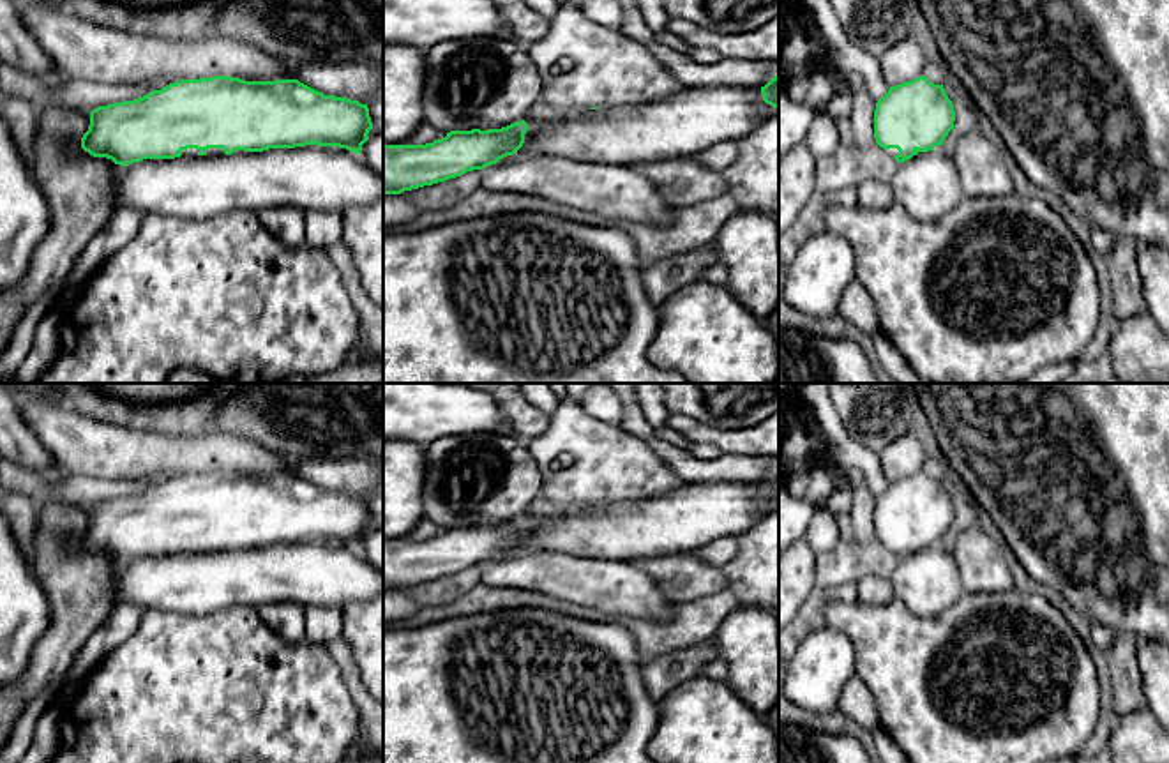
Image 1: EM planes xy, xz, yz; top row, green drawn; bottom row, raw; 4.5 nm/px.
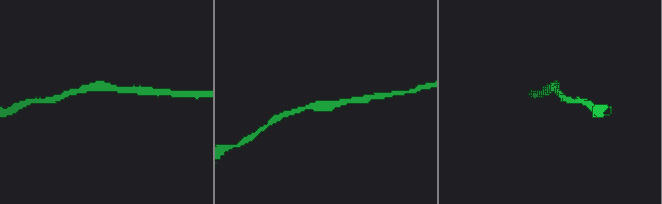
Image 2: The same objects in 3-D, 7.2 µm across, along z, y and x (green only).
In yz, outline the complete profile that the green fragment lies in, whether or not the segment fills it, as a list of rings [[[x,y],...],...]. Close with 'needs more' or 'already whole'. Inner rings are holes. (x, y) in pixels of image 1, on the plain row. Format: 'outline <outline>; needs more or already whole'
outline [[[924,470],[890,482],[876,498],[876,539],[899,558],[890,576],[894,597],[918,616],[941,615],[964,593],[955,558],[943,544],[943,537],[954,525],[954,517],[954,500],[943,480],[931,479]]]; needs more

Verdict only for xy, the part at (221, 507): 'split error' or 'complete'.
split error

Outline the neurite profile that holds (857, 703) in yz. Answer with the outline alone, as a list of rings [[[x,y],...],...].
[[[853,675],[844,684],[837,708],[869,733],[872,733],[879,724],[874,699],[858,675]]]

